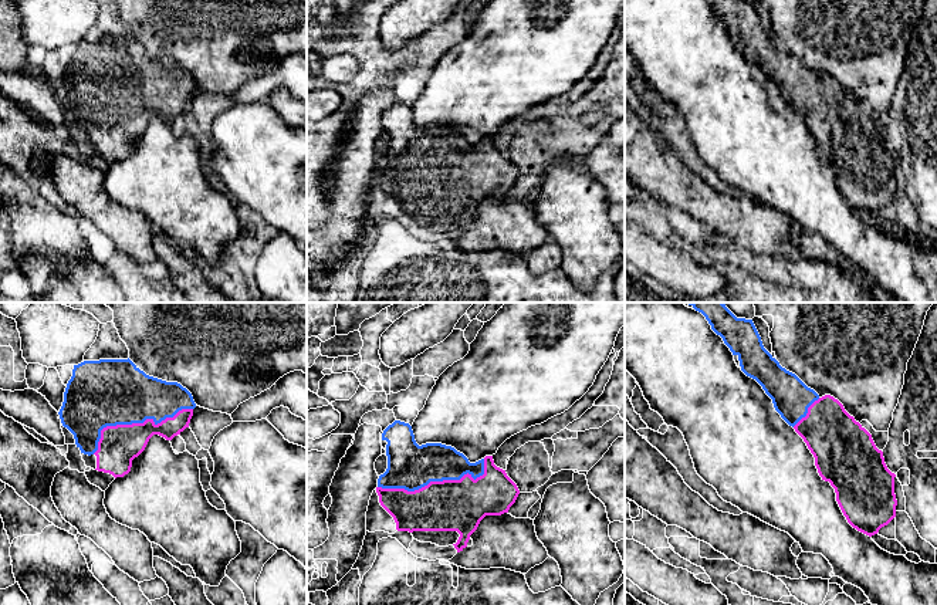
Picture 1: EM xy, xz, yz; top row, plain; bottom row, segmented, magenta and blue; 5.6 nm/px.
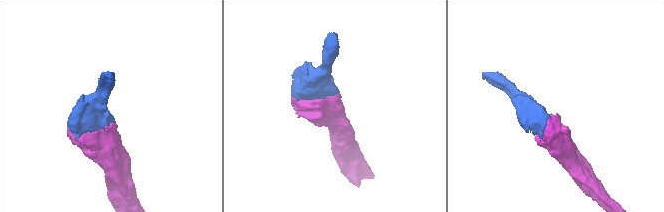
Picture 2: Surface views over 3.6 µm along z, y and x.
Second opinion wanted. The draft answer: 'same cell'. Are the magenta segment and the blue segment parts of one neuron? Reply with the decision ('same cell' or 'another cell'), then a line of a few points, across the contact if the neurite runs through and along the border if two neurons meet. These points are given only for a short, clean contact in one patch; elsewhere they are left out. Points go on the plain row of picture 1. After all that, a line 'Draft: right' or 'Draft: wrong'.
same cell
Draft: right

